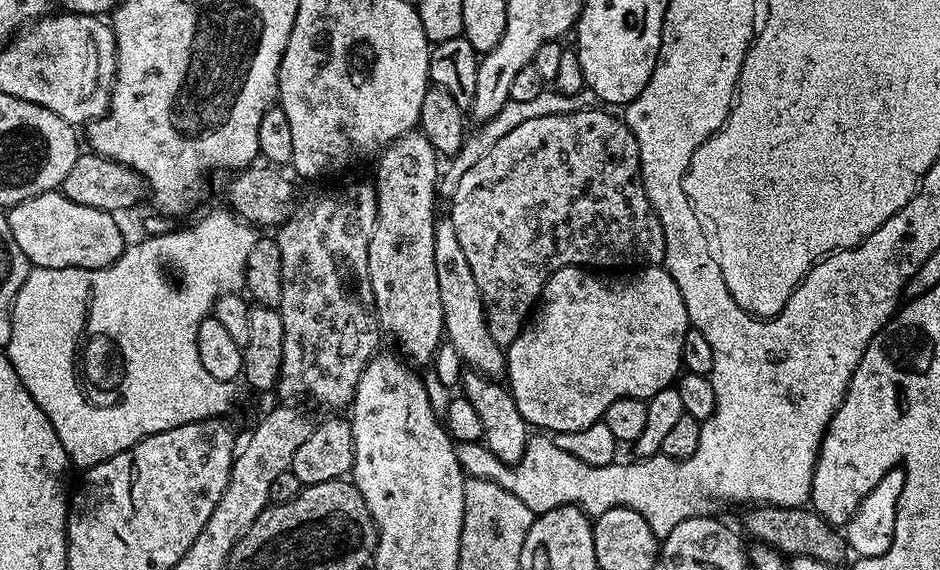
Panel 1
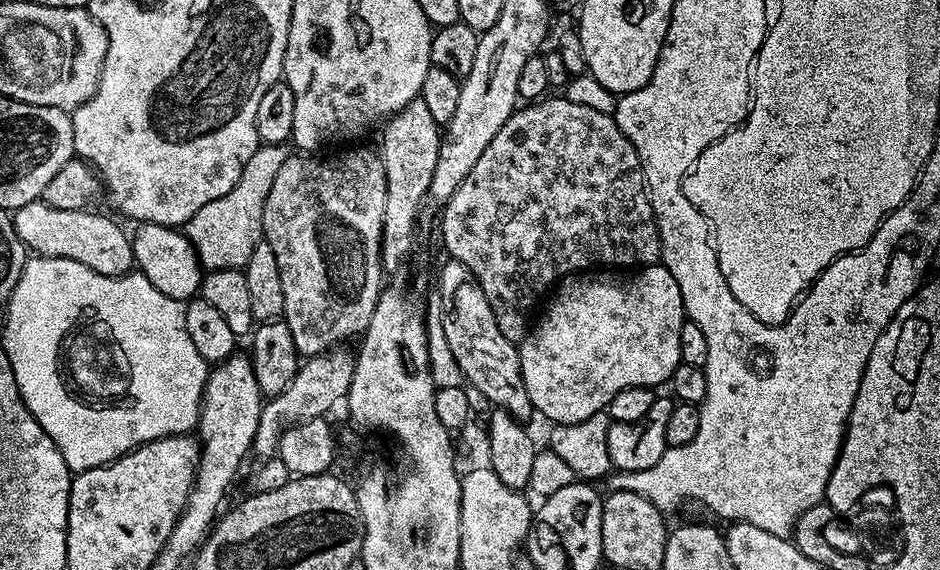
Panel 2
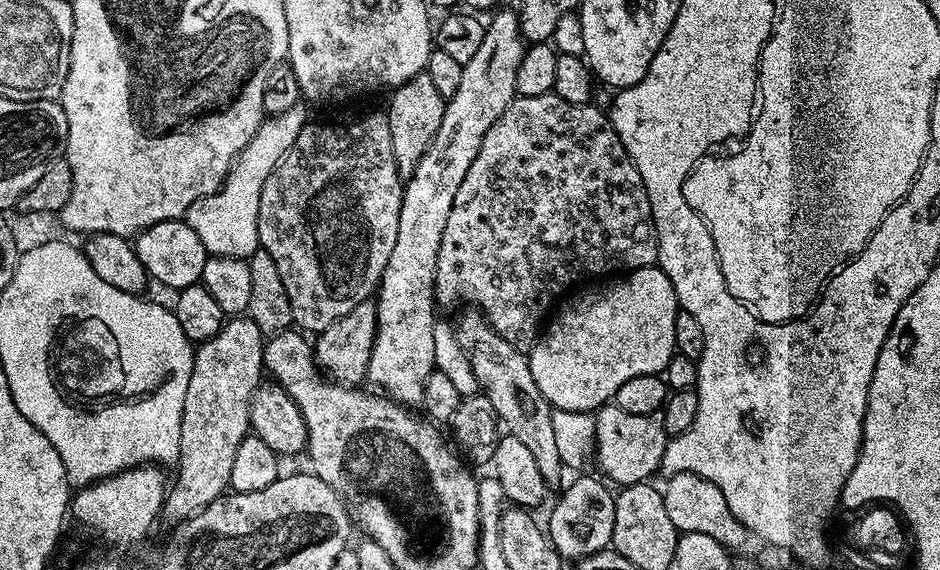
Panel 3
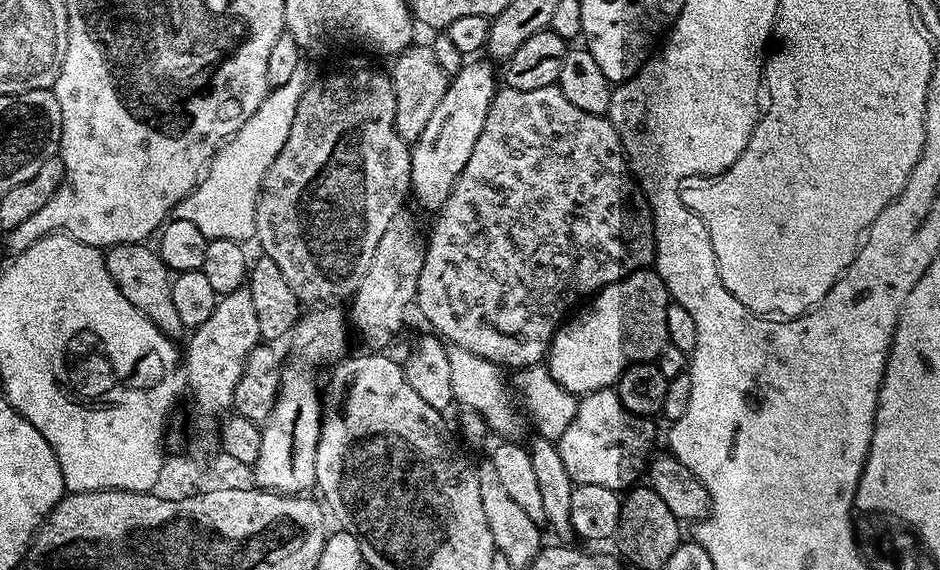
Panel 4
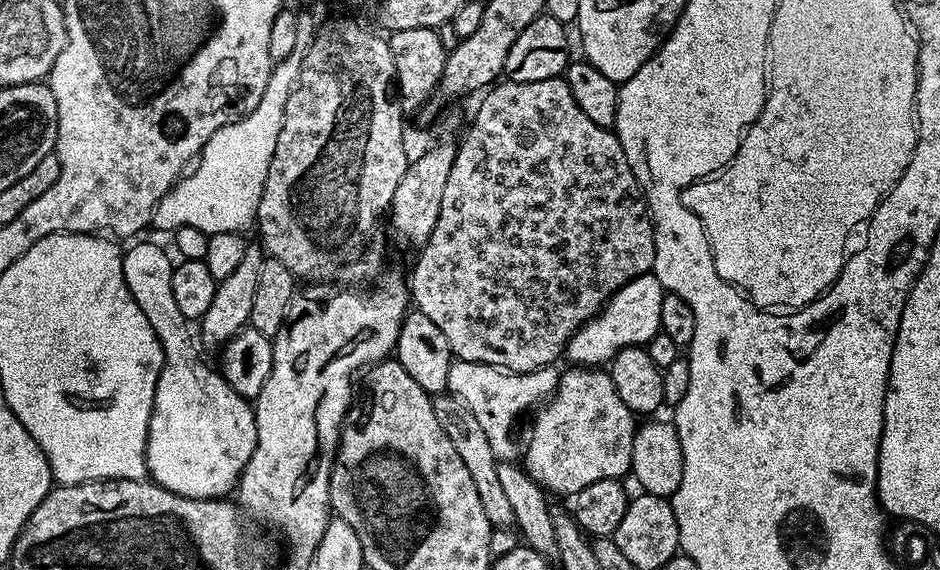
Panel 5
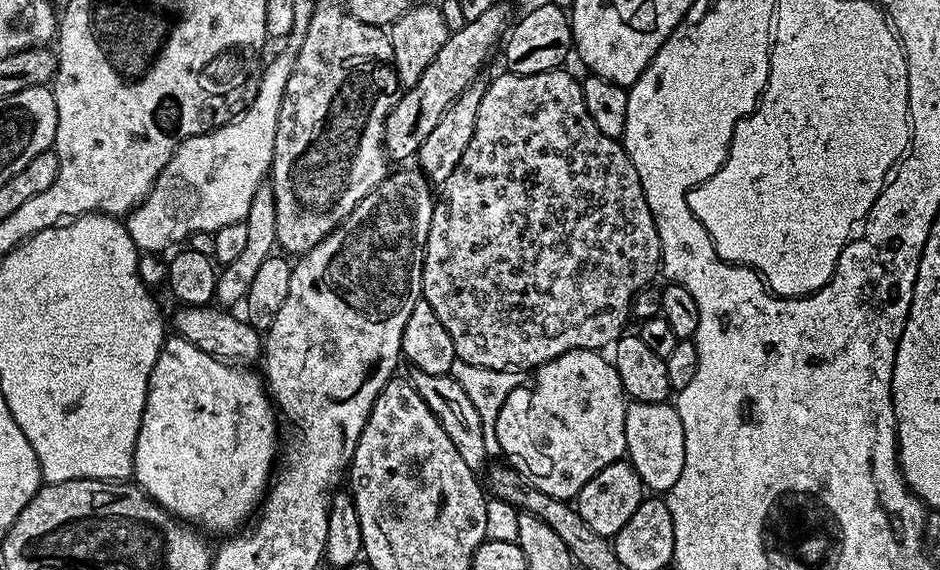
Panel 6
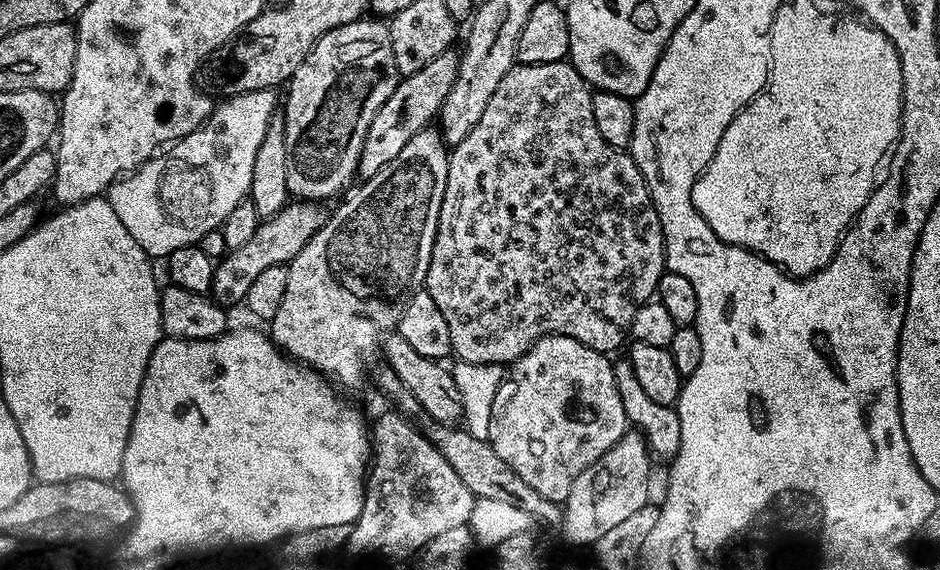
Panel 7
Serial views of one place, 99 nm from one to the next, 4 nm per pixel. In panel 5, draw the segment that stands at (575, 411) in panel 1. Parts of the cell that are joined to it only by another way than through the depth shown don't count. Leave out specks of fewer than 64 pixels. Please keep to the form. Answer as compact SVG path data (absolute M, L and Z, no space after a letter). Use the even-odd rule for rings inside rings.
M651 274L639 276L630 282L626 282L626 286L622 286L622 290L615 292L615 294L605 302L603 308L601 308L599 314L597 314L594 319L587 320L587 322L573 334L566 349L567 359L572 359L571 363L576 366L604 366L616 357L618 350L629 348L630 346L647 346L650 342L650 338L654 338L654 334L660 331L662 298L665 294L662 282L658 282L658 278Z

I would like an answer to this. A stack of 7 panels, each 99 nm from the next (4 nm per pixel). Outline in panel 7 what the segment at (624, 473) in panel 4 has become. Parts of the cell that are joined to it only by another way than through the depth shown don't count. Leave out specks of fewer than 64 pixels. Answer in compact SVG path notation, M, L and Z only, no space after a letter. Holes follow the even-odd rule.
M544 336L536 342L536 345L529 352L522 354L511 365L510 384L512 380L512 393L508 397L506 397L507 395L499 395L494 398L488 443L492 444L494 451L510 465L510 470L515 470L533 490L538 490L538 494L542 494L542 498L550 498L550 502L563 505L574 486L574 478L578 478L578 474L582 474L582 470L586 470L586 466L594 466L594 462L598 462L598 458L602 458L602 454L606 454L606 450L610 450L610 446L614 446L614 442L621 440L624 433L629 431L630 425L626 418L626 410L622 410L622 398L618 398L618 382L614 378L612 365L613 361L605 353L590 350L590 346L586 346L574 338L569 336Z

